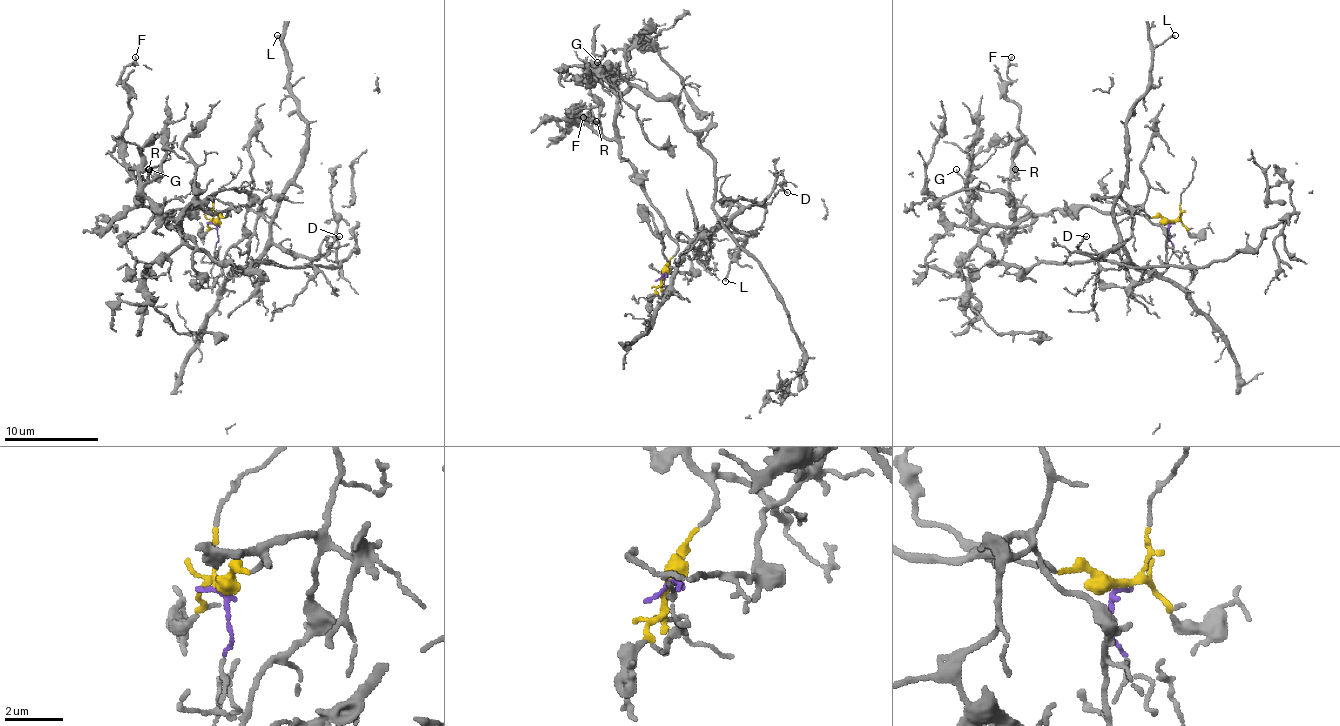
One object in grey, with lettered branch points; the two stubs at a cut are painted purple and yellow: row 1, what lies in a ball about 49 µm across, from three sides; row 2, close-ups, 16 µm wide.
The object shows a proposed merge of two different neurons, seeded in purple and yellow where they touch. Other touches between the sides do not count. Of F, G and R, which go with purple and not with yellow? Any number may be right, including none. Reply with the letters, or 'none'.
none

